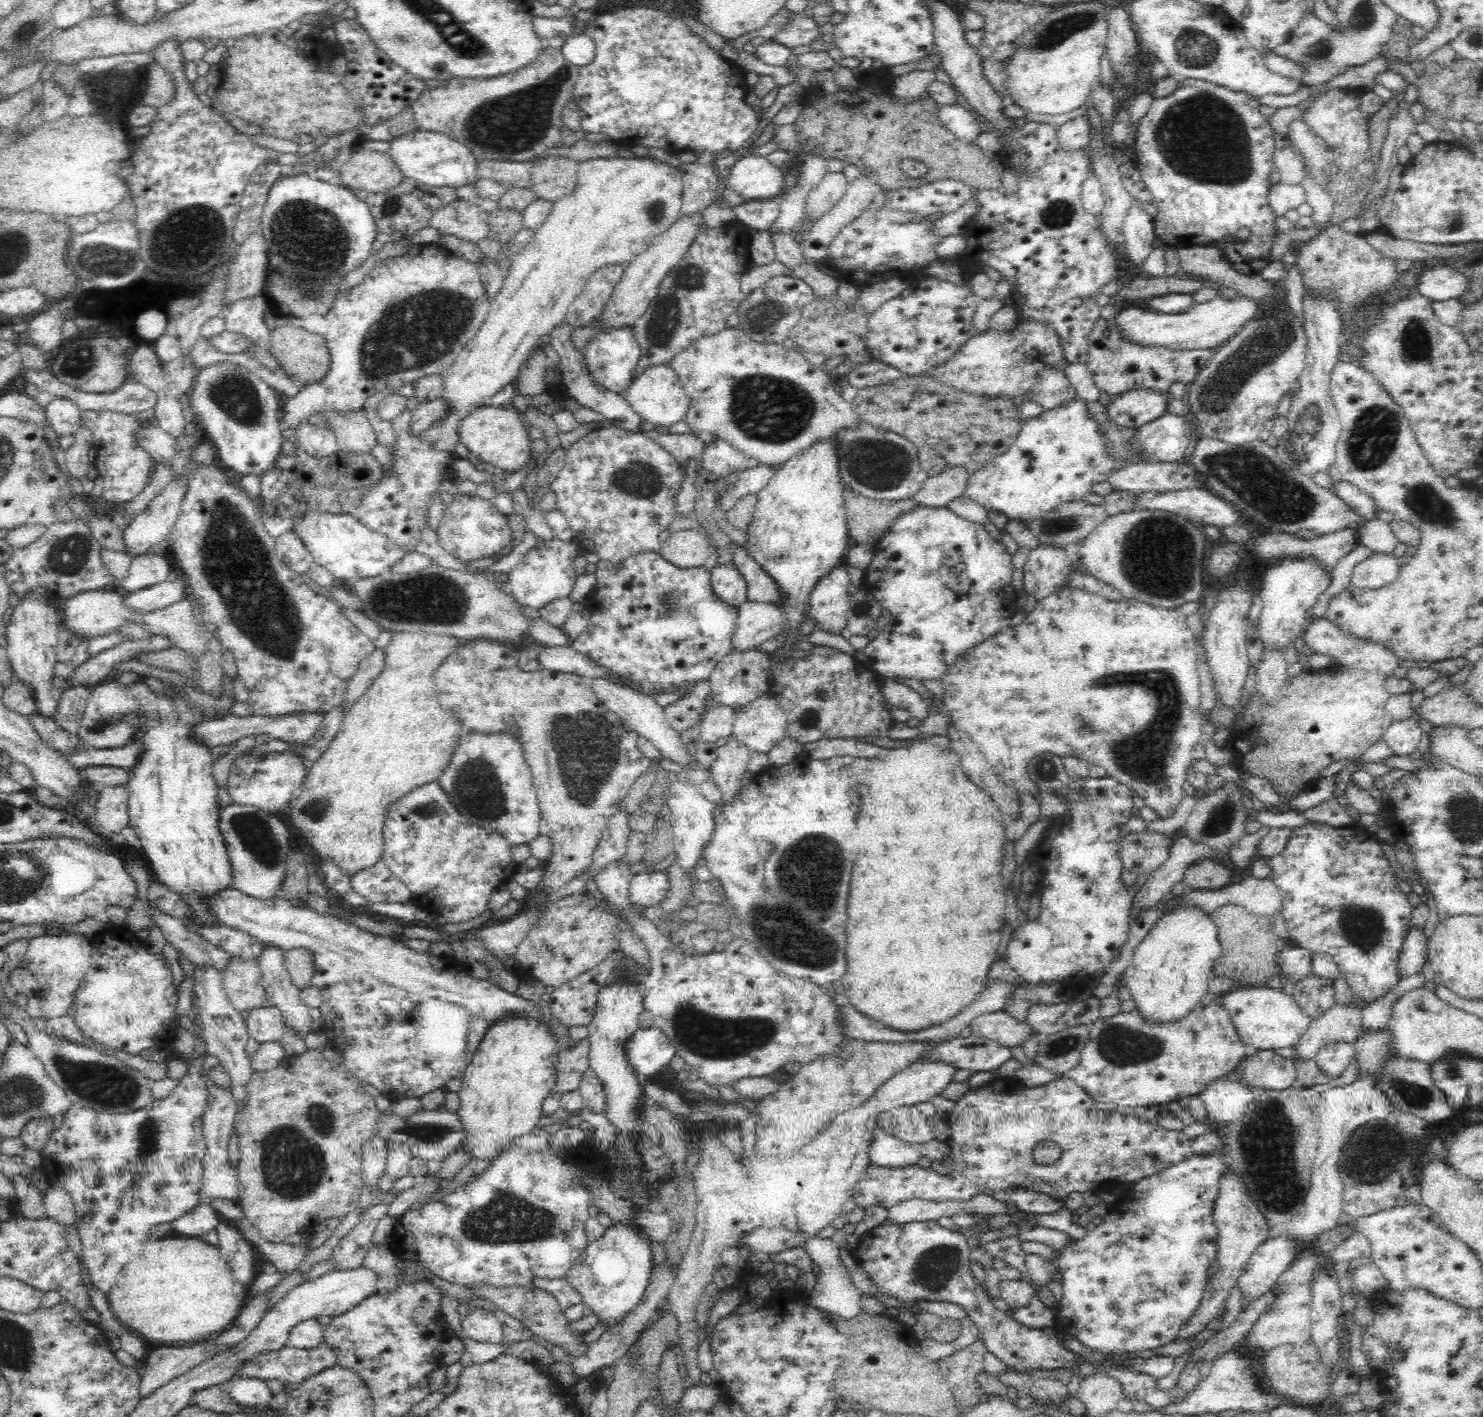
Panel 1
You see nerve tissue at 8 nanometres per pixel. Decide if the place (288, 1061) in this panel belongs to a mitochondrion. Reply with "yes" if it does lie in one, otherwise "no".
no

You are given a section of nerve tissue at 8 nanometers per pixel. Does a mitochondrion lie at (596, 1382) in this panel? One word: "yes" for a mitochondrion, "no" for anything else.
no

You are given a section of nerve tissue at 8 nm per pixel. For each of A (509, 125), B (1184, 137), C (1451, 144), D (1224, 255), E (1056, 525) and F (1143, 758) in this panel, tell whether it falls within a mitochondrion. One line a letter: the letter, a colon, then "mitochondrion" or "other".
A: mitochondrion
B: mitochondrion
C: other
D: other
E: mitochondrion
F: mitochondrion

